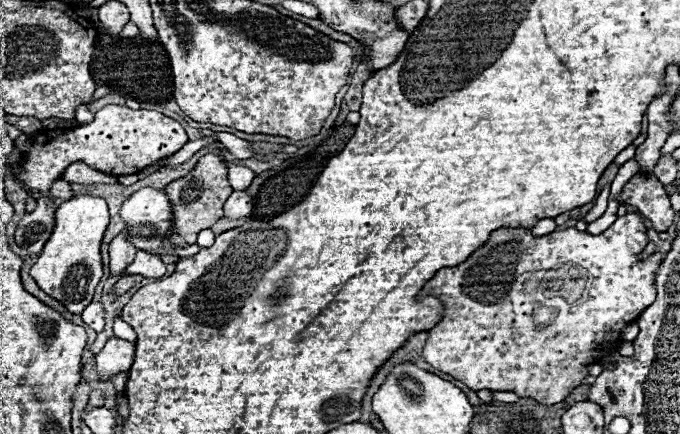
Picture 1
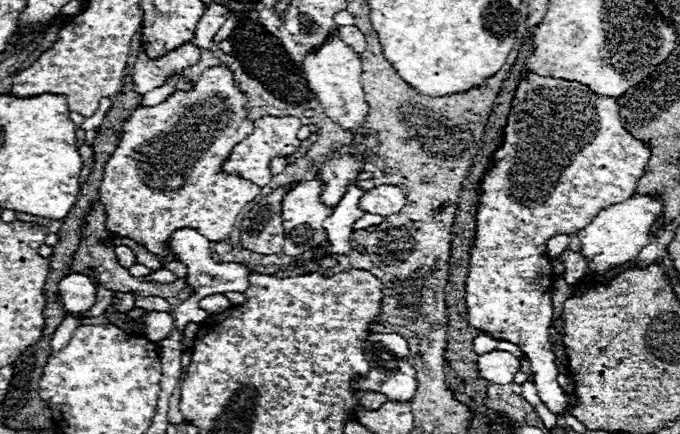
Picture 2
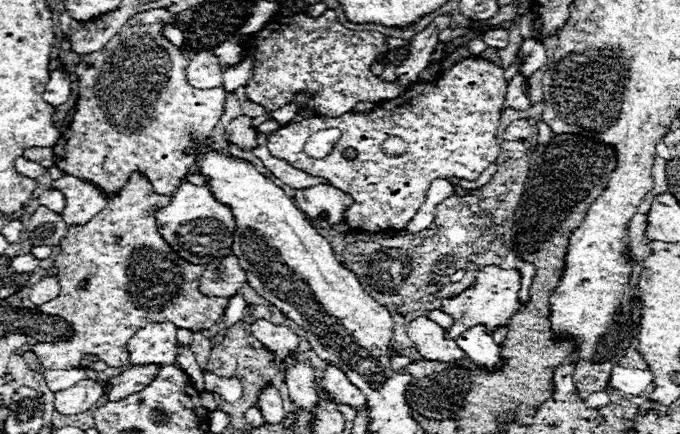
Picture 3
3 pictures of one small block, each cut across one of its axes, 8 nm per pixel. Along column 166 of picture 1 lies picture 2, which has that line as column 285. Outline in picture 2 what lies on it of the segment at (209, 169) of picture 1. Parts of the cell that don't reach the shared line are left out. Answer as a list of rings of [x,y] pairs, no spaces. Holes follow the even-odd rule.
[[[296,182],[288,186],[280,186],[274,194],[264,196],[254,208],[244,214],[240,226],[242,246],[258,252],[258,254],[280,254],[286,234],[282,228],[282,200],[288,190],[296,186]]]

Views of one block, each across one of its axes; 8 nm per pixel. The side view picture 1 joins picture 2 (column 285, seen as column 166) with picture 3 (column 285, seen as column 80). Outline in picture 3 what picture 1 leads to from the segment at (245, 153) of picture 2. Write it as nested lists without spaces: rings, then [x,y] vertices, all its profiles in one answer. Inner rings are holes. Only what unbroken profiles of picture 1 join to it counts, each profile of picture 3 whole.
[[[466,58],[446,70],[436,82],[416,82],[410,88],[406,88],[404,94],[396,100],[388,100],[372,114],[342,114],[338,118],[328,116],[314,116],[302,122],[290,122],[276,132],[268,134],[268,150],[280,158],[286,160],[292,168],[298,168],[310,176],[326,178],[334,188],[342,190],[344,194],[350,194],[354,198],[354,206],[346,210],[346,224],[352,230],[360,232],[392,232],[402,230],[406,222],[412,220],[412,216],[418,212],[426,198],[426,190],[436,178],[464,178],[464,180],[476,180],[484,168],[488,168],[500,154],[500,146],[496,142],[496,128],[500,122],[500,110],[506,98],[506,78],[504,68],[494,66],[488,60],[482,58]],[[326,128],[338,128],[342,132],[340,142],[334,146],[330,156],[322,160],[308,158],[304,154],[304,144],[316,130]],[[398,136],[408,144],[408,150],[400,158],[380,158],[380,144],[390,138]]]

